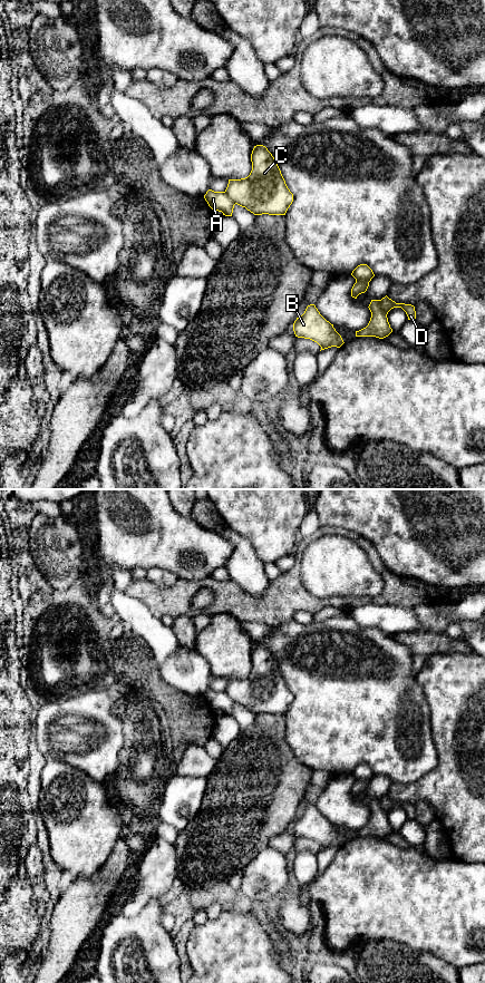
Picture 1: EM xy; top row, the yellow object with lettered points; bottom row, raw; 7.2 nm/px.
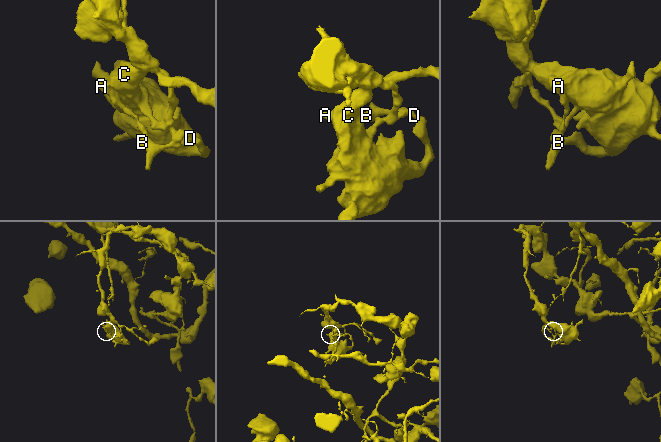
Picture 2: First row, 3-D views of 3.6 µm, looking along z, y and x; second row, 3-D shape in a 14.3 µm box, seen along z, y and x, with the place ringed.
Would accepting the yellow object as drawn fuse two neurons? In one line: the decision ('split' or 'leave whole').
split

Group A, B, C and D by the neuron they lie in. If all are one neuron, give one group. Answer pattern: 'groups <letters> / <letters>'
groups A B / C D

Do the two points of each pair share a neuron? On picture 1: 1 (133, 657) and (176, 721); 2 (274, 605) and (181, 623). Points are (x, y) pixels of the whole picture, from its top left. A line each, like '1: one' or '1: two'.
1: one
2: two

